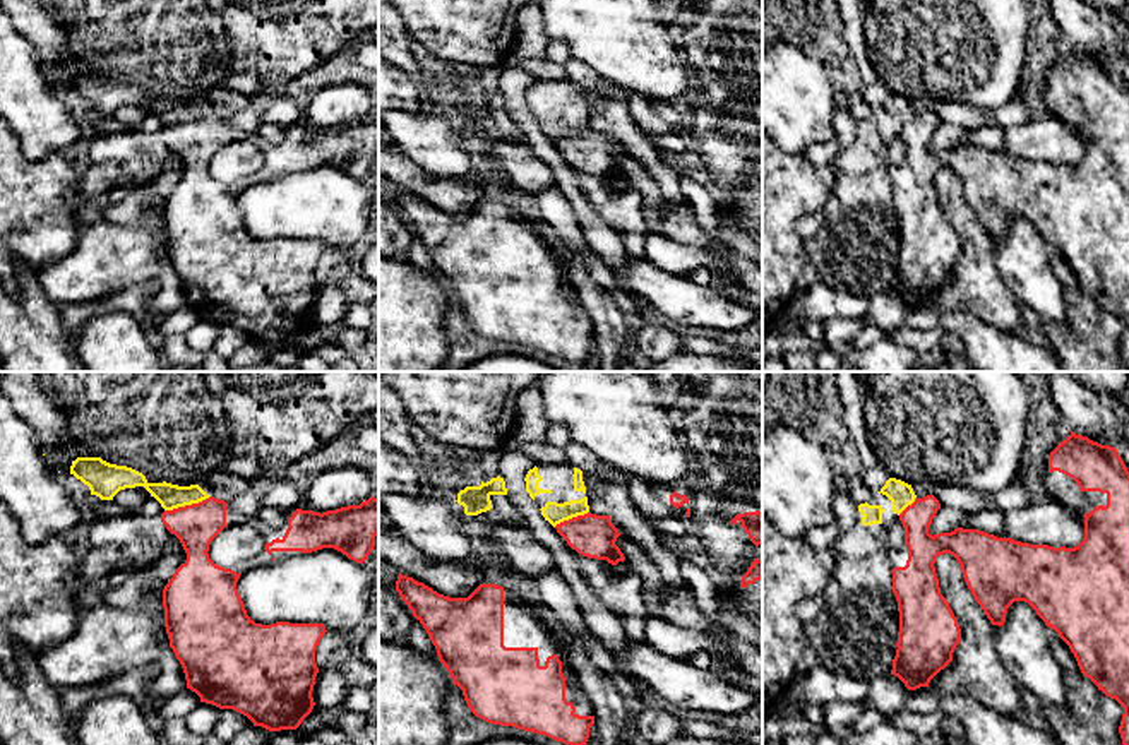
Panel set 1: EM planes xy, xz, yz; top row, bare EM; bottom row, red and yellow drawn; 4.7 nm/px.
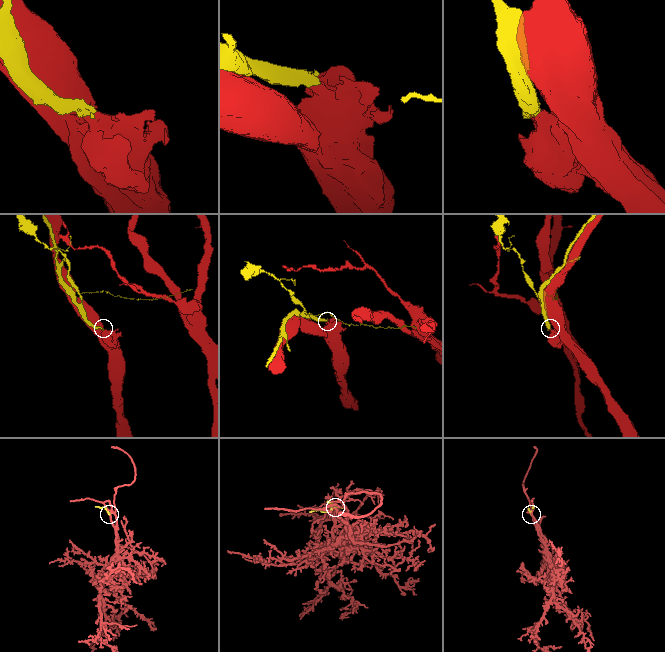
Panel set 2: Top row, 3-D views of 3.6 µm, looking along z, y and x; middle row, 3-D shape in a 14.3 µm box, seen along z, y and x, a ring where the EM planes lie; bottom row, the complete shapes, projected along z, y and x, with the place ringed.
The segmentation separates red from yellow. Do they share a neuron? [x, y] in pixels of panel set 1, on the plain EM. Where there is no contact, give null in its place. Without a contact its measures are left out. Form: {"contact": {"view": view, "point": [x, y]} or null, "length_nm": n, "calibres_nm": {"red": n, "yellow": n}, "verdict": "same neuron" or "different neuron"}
{"contact": {"view": "xy", "point": [187, 122]}, "length_nm": 220, "calibres_nm": {"red": 200, "yellow": 120}, "verdict": "different neuron"}

